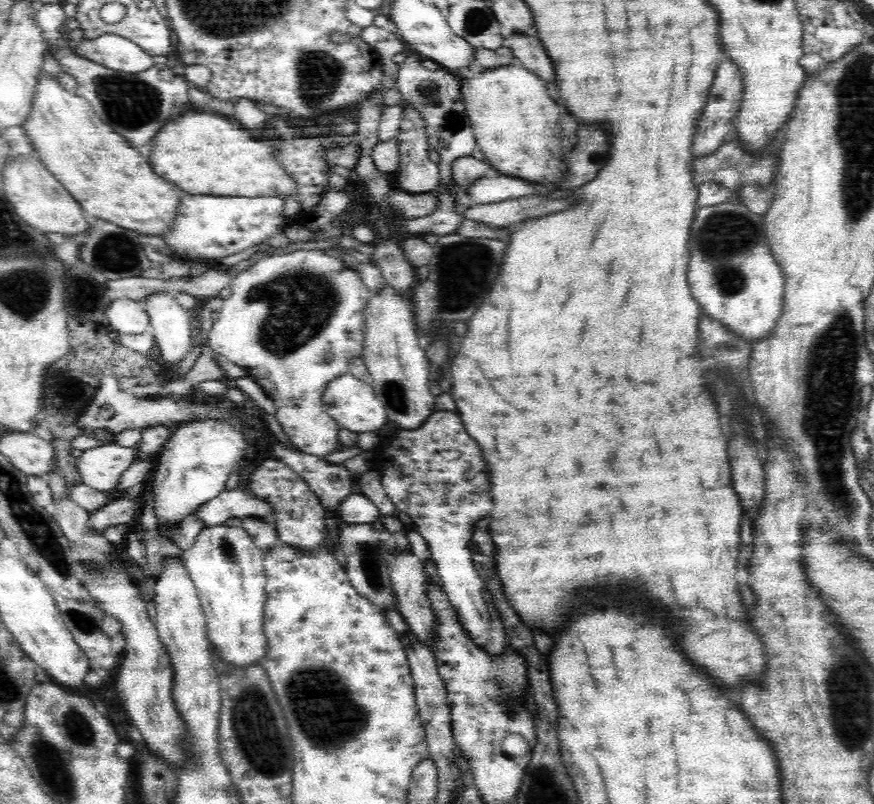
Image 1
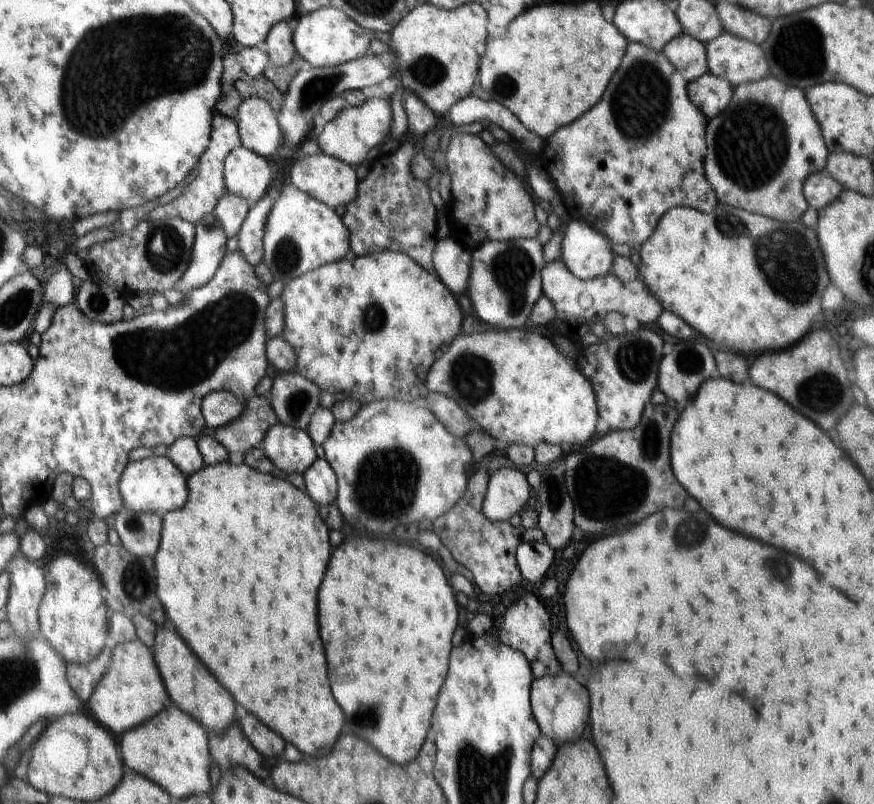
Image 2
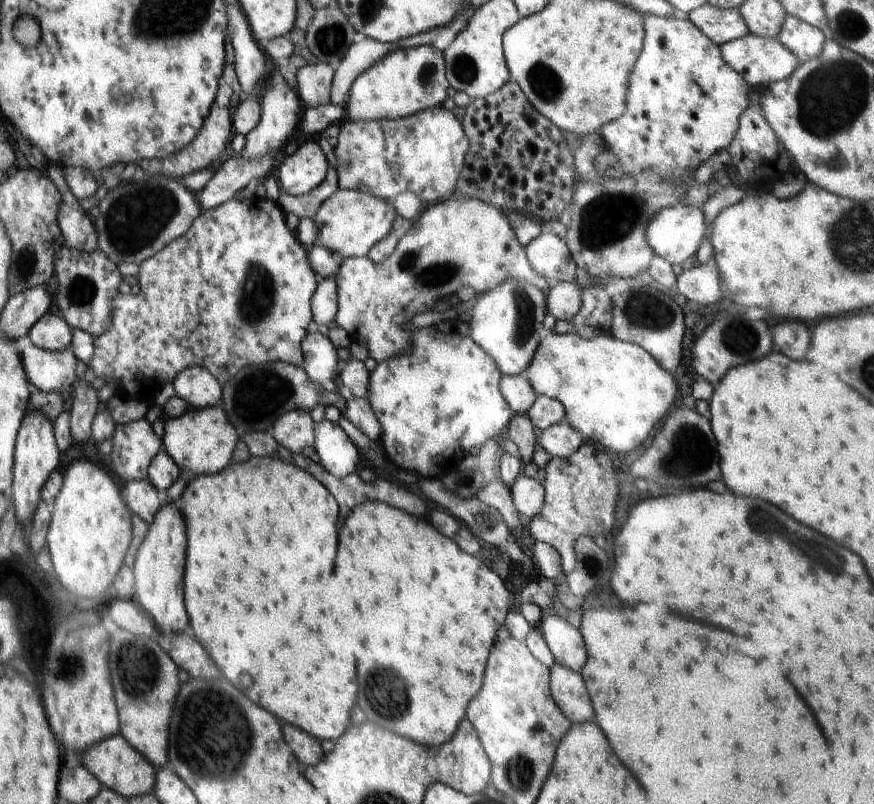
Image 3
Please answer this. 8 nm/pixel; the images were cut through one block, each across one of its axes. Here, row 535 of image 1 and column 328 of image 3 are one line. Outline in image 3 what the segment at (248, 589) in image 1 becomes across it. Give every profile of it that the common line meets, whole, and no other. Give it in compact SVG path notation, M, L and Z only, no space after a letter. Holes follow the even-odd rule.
M338 188L312 218L317 230L319 228L314 245L328 248L343 259L366 257L378 240L388 236L396 214L392 202L357 190Z

